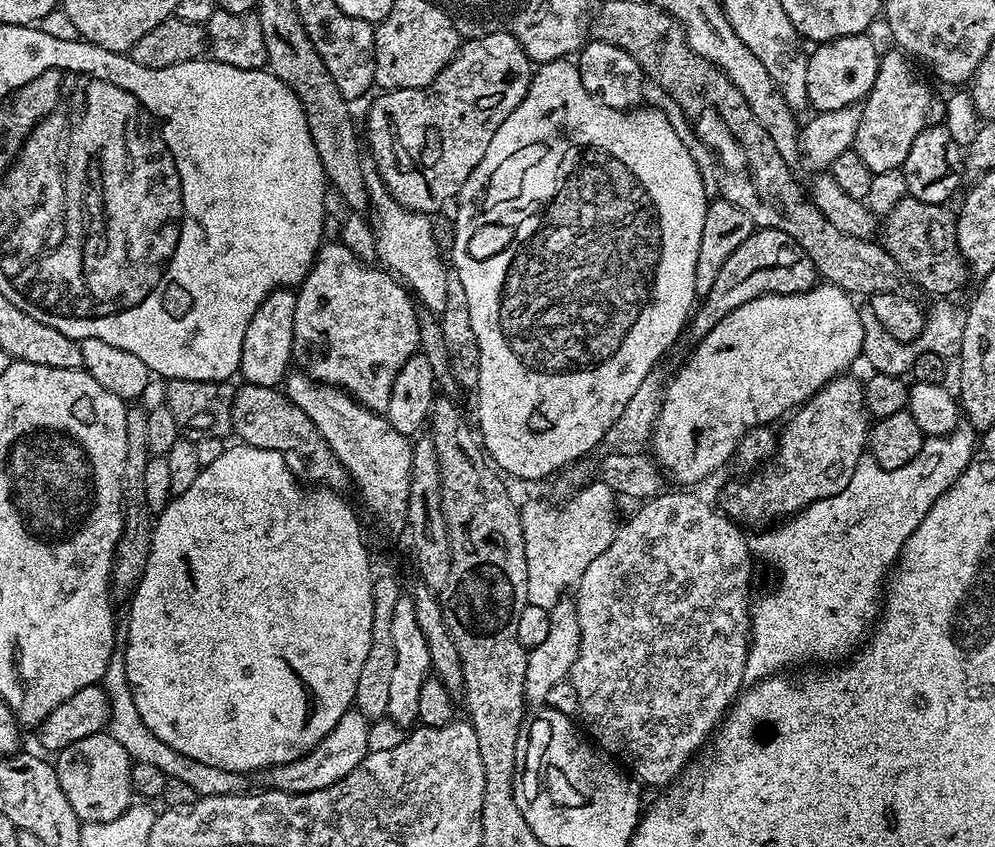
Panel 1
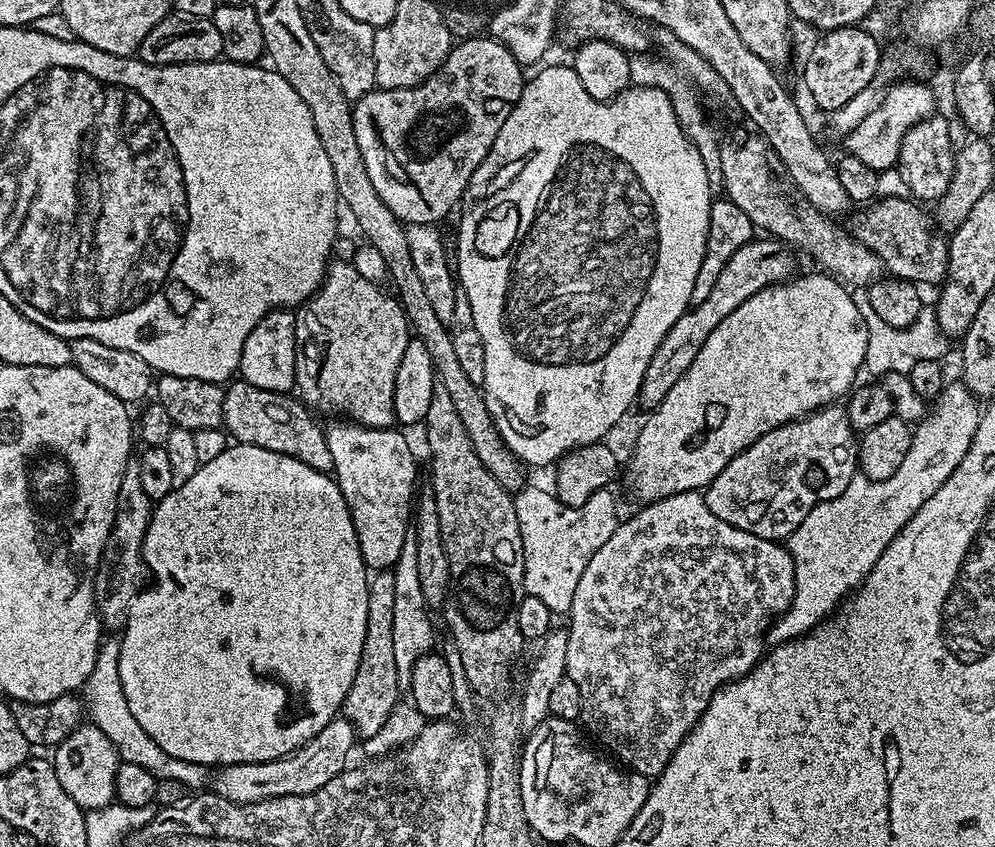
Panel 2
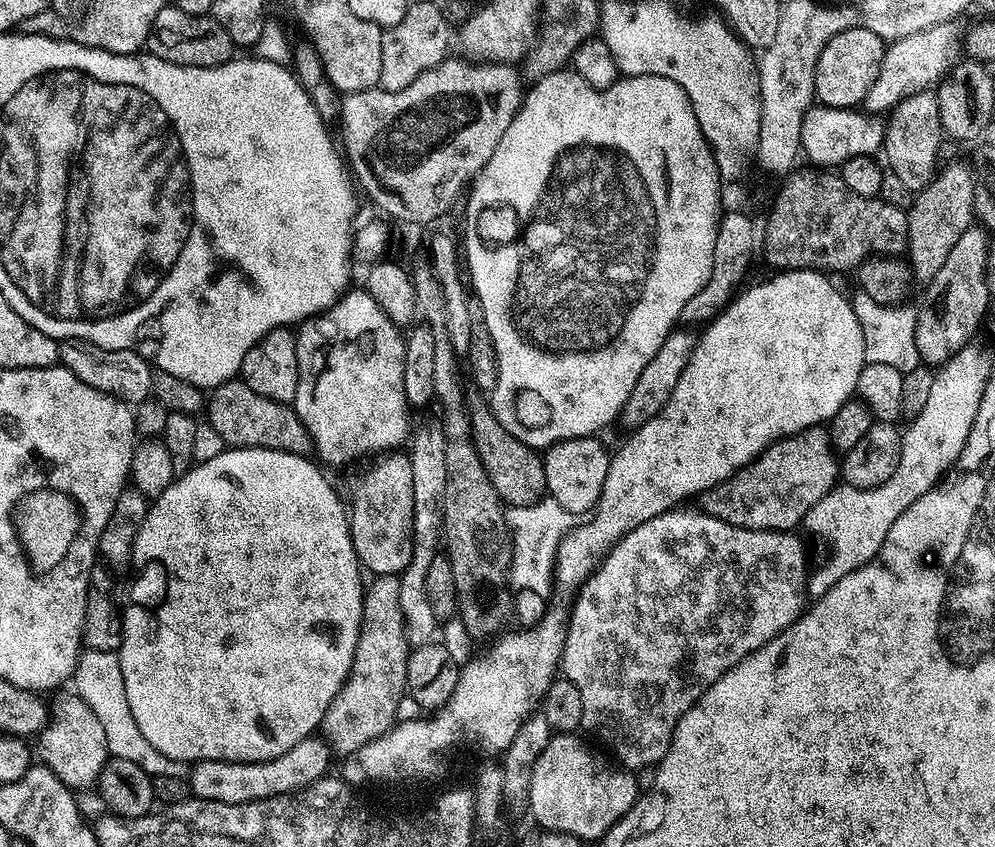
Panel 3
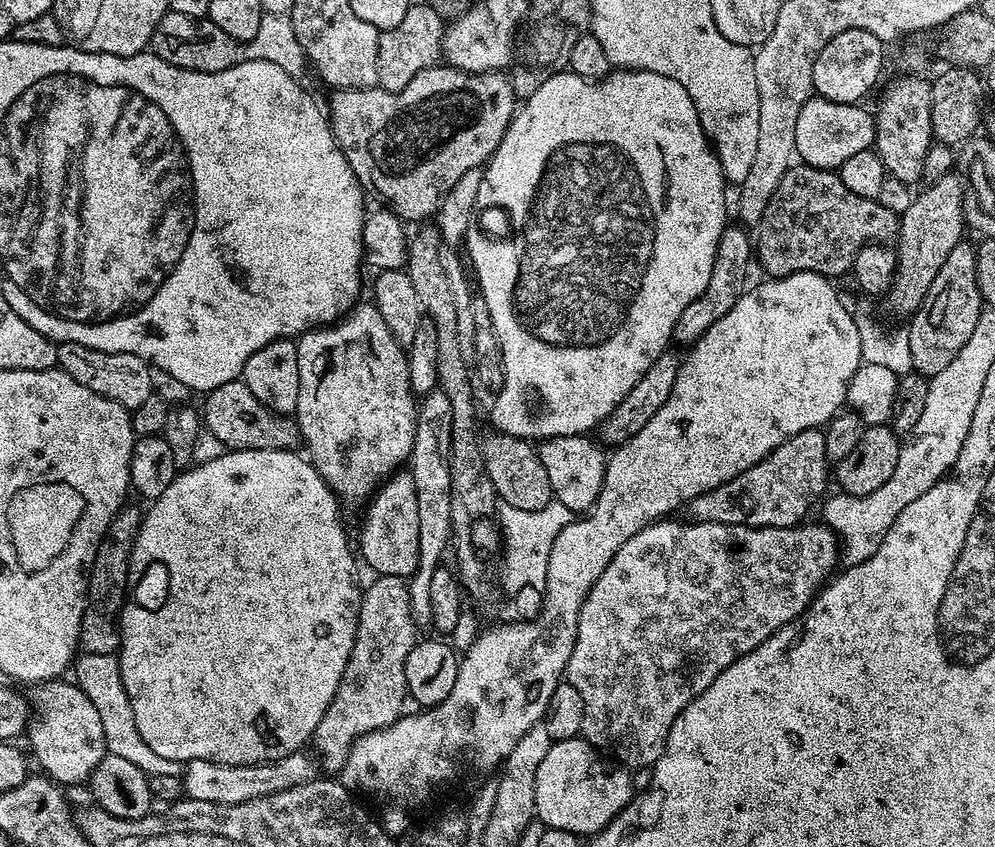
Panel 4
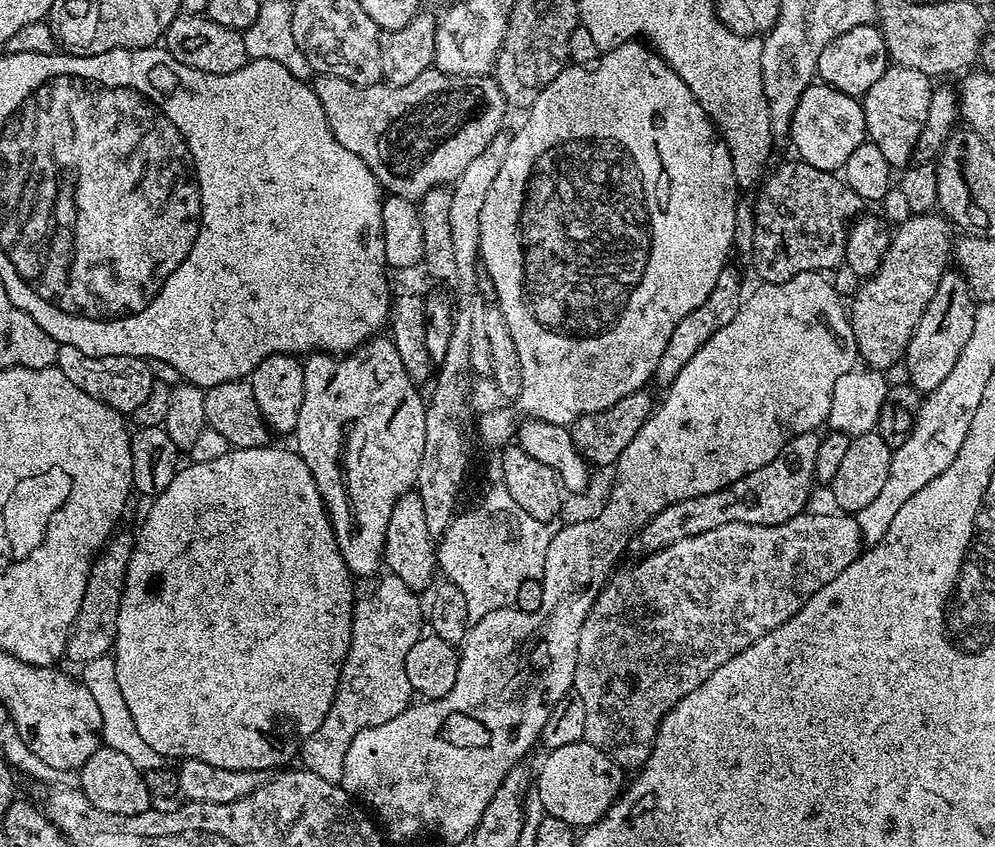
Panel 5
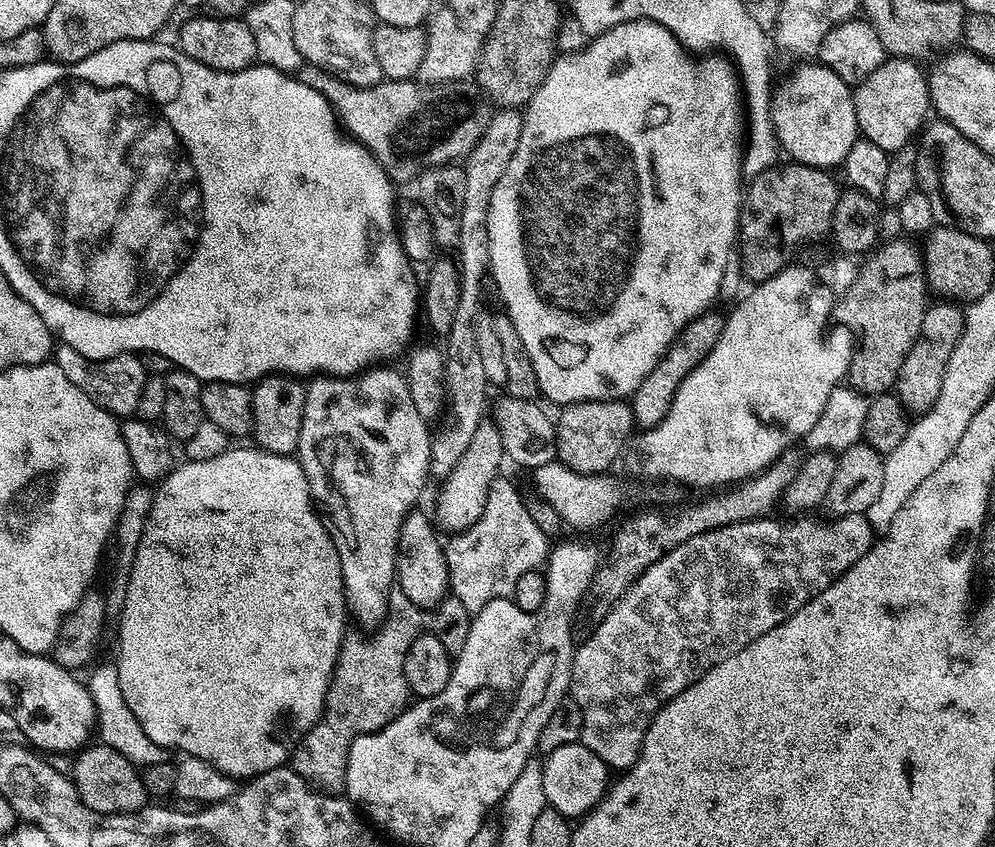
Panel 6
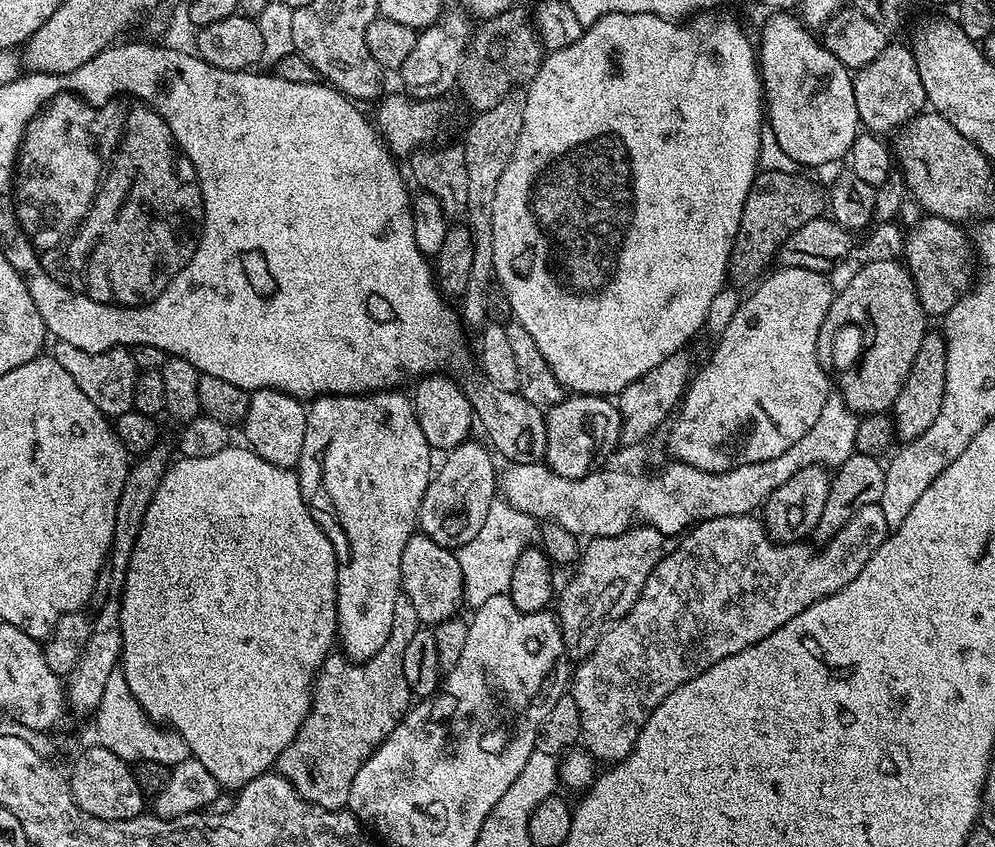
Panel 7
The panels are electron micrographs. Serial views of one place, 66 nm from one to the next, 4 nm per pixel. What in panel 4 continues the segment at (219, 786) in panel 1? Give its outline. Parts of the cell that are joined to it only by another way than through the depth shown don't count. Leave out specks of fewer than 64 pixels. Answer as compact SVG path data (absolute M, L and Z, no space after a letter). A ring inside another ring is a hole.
M84 654L75 661L74 672L75 668L74 683L84 691L86 698L90 698L90 702L94 702L94 710L98 710L105 749L111 755L126 758L126 762L138 766L138 770L145 772L148 777L158 774L183 777L184 764L181 761L162 758L162 754L158 754L150 746L146 746L146 742L142 742L142 734L138 734L138 726L134 726L134 710L130 710L130 702L122 686L119 659L115 655Z

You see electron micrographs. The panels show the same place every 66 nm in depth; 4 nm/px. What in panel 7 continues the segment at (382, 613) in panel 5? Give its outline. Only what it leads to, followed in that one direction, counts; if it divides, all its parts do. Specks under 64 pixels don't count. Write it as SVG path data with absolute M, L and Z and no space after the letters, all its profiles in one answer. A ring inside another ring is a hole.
M401 598L394 606L394 626L390 630L390 638L386 638L386 646L382 646L378 654L363 662L349 662L344 658L340 658L340 661L329 659L326 667L317 675L310 689L308 716L302 722L298 734L294 734L294 742L290 742L286 750L282 750L275 762L280 775L284 776L286 782L290 782L290 786L294 786L294 790L303 800L331 812L347 809L350 786L364 760L399 726L400 721L410 711L414 695L406 684L402 660L405 657L406 646L421 628L414 606L406 598Z

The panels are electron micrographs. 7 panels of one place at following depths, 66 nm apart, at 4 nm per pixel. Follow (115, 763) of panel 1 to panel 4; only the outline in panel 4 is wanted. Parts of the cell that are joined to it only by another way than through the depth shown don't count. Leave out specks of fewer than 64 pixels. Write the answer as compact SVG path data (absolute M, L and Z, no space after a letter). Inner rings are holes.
M64 678L46 680L35 689L36 697L30 700L35 716L26 729L26 737L32 743L34 760L36 755L37 762L44 767L41 768L43 775L61 786L83 785L106 755L102 722L98 719L98 710L94 710L94 702L86 698L77 684L66 681Z

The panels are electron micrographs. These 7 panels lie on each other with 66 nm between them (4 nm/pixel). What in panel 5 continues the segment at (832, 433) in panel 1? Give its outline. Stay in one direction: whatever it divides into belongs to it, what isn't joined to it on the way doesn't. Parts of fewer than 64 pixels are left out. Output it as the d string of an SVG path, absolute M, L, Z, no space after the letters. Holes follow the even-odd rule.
M816 432L791 436L786 446L782 446L778 458L774 458L774 462L766 462L766 466L759 470L754 470L754 474L746 474L746 478L738 478L738 482L722 490L714 490L714 494L682 498L666 506L666 510L650 518L650 522L646 522L646 526L640 529L638 538L633 539L630 545L631 551L641 551L644 554L657 552L682 538L694 538L694 534L718 530L718 526L774 526L794 518L809 507L808 495L812 492L812 484L817 483L814 461L818 459L819 445L820 436Z

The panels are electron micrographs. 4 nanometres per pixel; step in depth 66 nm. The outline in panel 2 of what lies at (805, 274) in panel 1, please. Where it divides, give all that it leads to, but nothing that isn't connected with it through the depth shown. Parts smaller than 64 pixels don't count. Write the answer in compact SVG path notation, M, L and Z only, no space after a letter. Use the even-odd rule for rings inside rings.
M754 238L746 246L742 246L742 250L734 253L730 262L726 262L726 266L722 266L722 274L718 274L718 282L714 282L714 290L710 290L710 295L705 301L692 304L688 311L682 314L682 318L678 318L678 322L674 322L674 326L670 326L670 330L666 330L666 338L662 338L662 342L658 342L658 350L654 350L654 358L650 358L650 366L646 366L646 374L642 378L638 397L639 407L651 410L660 405L662 398L666 398L666 394L670 394L670 389L678 382L678 378L682 378L682 374L686 374L686 370L690 370L690 362L694 362L694 358L698 358L698 350L702 350L702 342L706 342L706 338L710 338L710 334L716 329L718 322L722 322L722 318L726 318L726 314L734 314L734 310L738 310L738 306L742 306L742 302L746 302L746 298L754 298L754 294L758 294L763 288L772 288L776 284L783 284L793 279L798 272L795 255L797 256L797 253L789 245L775 238Z

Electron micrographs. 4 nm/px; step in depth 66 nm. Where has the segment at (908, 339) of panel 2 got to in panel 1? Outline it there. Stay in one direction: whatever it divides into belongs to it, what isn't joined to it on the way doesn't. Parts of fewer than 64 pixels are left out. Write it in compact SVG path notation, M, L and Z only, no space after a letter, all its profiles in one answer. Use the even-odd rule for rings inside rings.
M940 298L933 301L932 310L929 309L925 317L925 325L922 334L914 343L900 343L896 338L891 337L882 329L880 323L876 322L869 307L860 308L860 317L863 320L864 338L863 350L861 352L864 362L868 362L869 369L882 374L903 377L911 373L914 360L922 352L938 354L947 360L954 360L959 357L962 348L962 339L966 326L966 310L961 306L954 306L951 299Z

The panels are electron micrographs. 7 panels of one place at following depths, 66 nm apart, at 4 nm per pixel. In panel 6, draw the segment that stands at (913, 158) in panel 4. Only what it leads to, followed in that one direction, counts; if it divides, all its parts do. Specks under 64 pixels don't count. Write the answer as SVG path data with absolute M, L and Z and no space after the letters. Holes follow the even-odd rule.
M885 58L882 66L855 85L852 93L859 135L890 154L911 145L912 135L916 131L917 135L929 119L928 78L925 69L920 68L923 67L914 60Z

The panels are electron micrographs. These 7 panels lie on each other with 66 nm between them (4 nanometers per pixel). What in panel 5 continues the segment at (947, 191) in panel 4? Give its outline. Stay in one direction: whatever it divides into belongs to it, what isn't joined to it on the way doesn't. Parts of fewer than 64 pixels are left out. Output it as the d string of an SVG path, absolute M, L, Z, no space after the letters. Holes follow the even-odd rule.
M935 211L912 215L906 222L895 225L892 241L886 254L880 259L878 270L873 276L867 277L864 284L856 292L856 301L850 304L850 319L856 350L859 359L873 370L889 370L895 364L899 365L904 358L904 351L908 349L910 338L930 302L934 298L934 290L938 290L938 282L950 264L950 255L954 250L953 225L947 216Z

